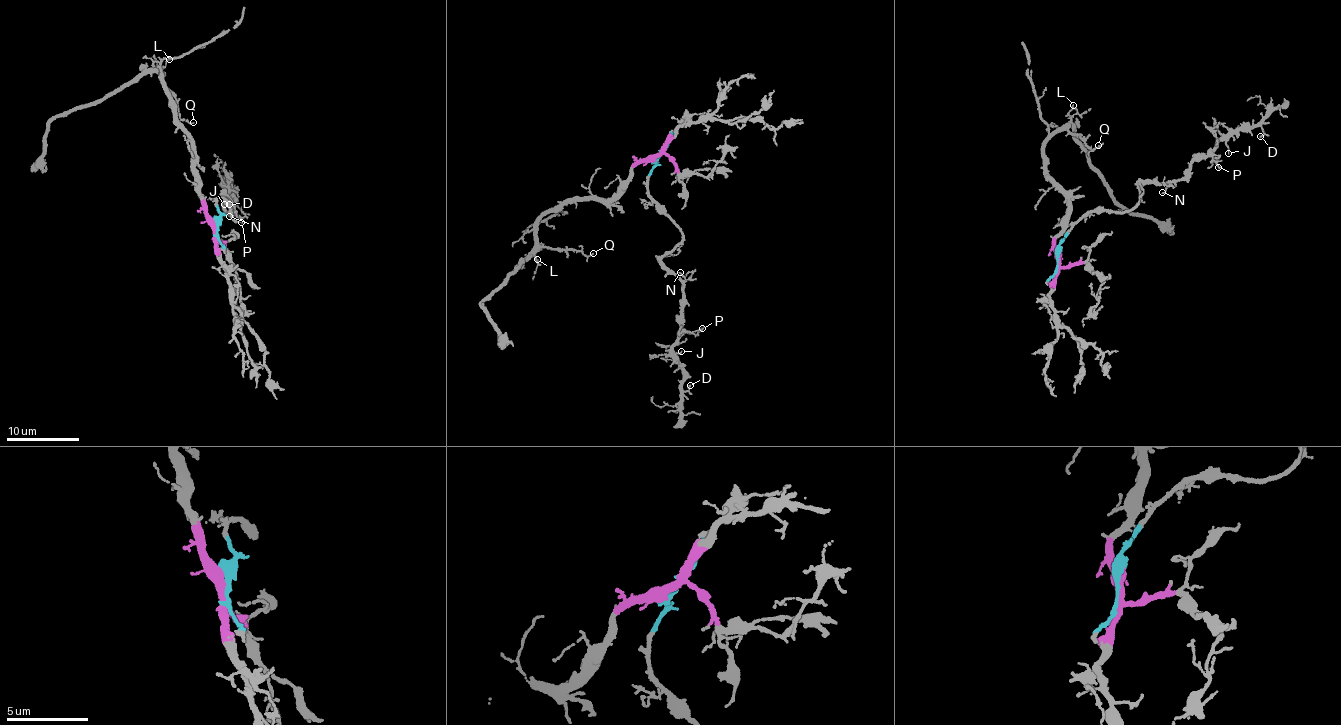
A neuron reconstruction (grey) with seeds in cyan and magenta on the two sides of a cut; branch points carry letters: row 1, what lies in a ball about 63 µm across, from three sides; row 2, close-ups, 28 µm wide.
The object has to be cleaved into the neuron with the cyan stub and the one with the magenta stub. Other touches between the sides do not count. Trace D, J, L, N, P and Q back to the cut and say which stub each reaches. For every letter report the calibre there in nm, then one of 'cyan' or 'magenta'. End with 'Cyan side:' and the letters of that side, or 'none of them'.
D: 80 nm thick; cyan
J: 100 nm thick; cyan
L: 110 nm thick; magenta
N: 100 nm thick; cyan
P: 100 nm thick; cyan
Q: 90 nm thick; magenta
Cyan side: D, J, N, P

